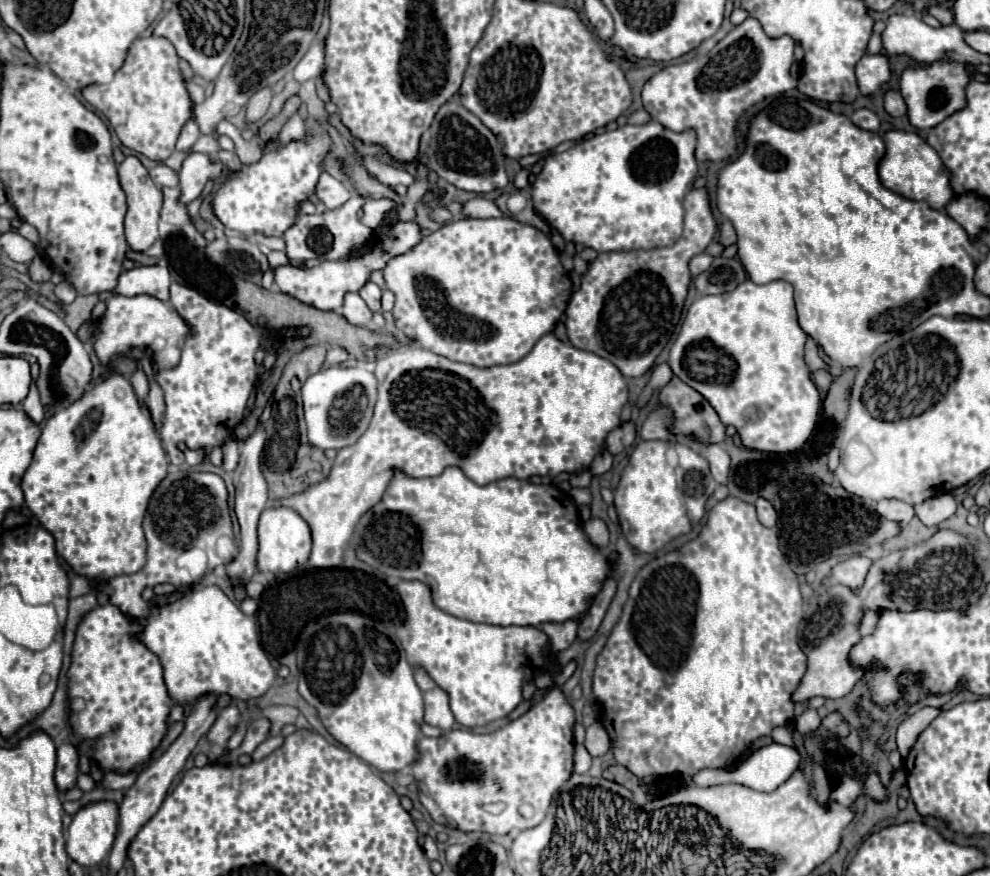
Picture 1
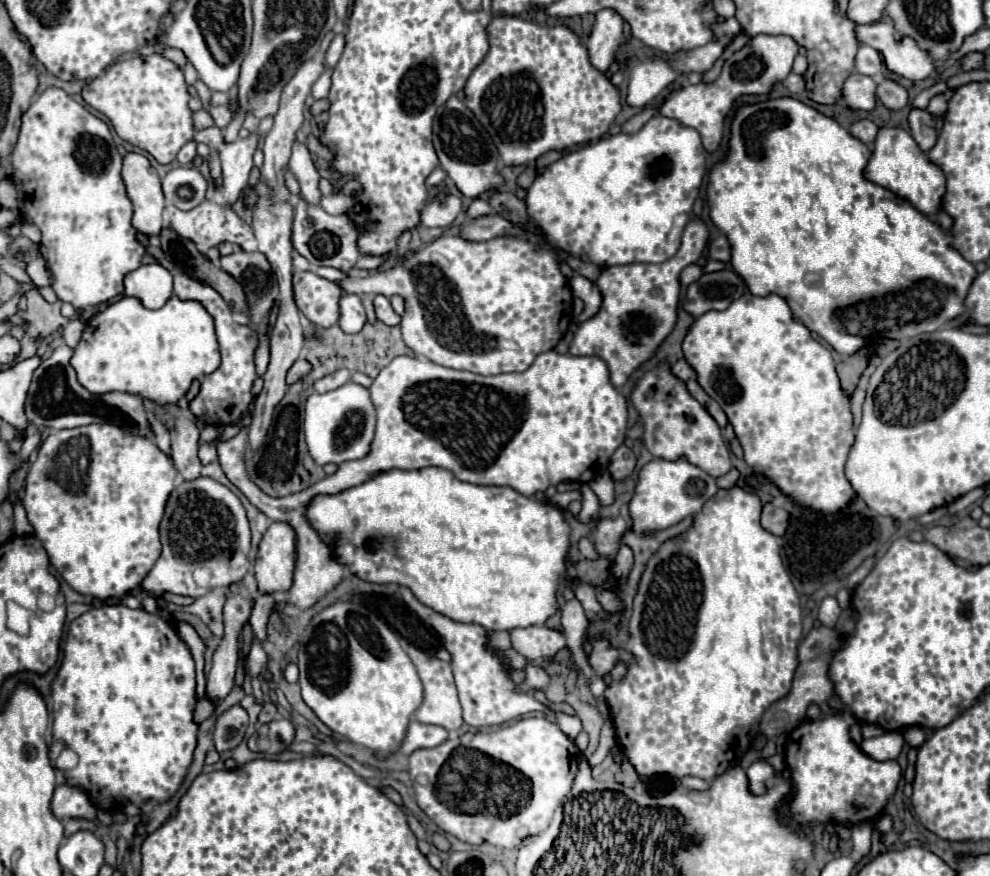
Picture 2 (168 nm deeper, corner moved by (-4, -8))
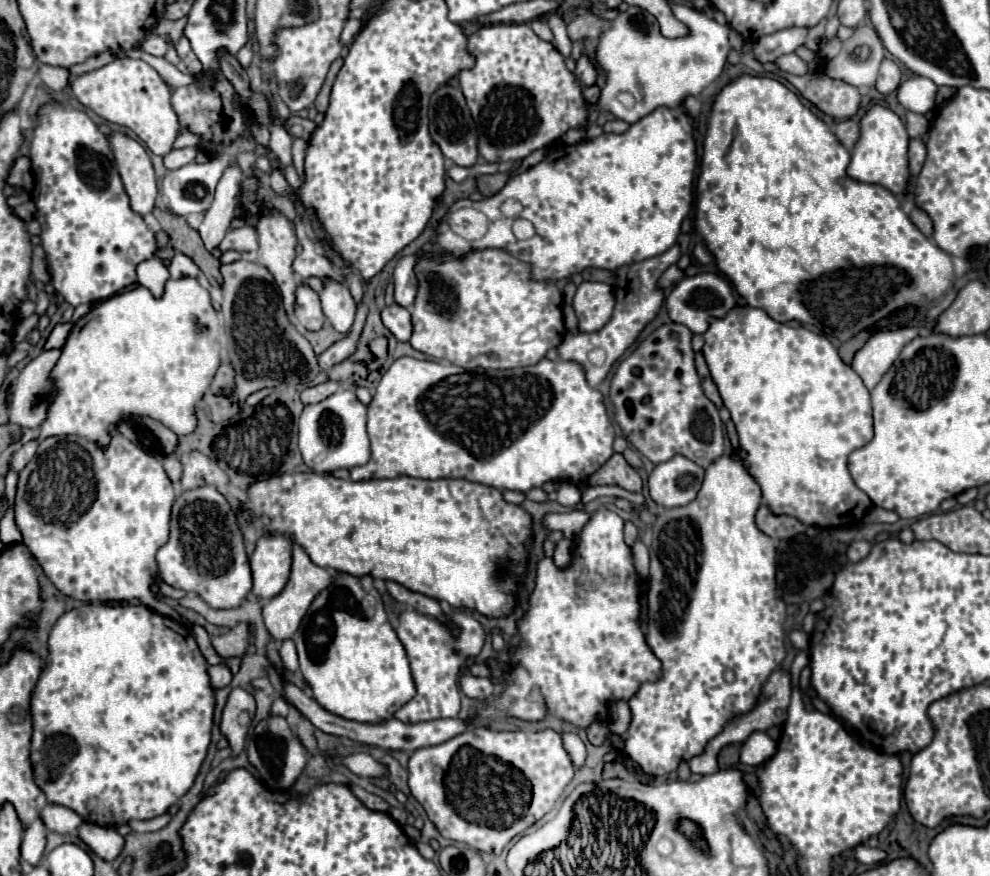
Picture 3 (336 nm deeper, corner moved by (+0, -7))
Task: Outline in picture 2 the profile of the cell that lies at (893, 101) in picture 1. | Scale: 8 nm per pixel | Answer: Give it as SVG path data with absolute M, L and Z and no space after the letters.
M882 79L878 83L878 89L876 89L876 97L888 107L888 109L902 109L906 103L908 103L908 91L898 85L896 81L892 79Z

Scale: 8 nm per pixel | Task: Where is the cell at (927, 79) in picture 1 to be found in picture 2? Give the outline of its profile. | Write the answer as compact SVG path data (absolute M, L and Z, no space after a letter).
M912 109L908 121L910 121L912 137L916 139L918 147L922 149L922 153L928 153L934 147L934 143L936 143L936 129L934 129L932 115L928 111Z

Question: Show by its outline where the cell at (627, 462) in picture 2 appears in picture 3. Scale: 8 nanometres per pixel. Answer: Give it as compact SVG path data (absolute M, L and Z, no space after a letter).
M612 454L612 458L596 474L590 476L590 484L616 484L630 492L642 492L642 478L638 472L624 460L622 454Z

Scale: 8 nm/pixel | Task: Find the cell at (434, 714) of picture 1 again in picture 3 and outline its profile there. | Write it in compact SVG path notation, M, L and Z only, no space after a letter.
M418 612L400 614L398 638L408 654L412 676L416 682L416 696L396 712L396 718L402 722L424 722L438 718L456 718L460 712L460 690L458 690L458 670L468 656L478 656L486 642L484 626L468 612L450 612L446 620L462 628L460 636L452 636L448 628Z

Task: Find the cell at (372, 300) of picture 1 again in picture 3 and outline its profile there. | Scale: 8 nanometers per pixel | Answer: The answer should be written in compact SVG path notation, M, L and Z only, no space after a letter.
M390 304L382 310L382 322L384 326L402 342L410 338L412 326L410 326L410 312L398 304Z

